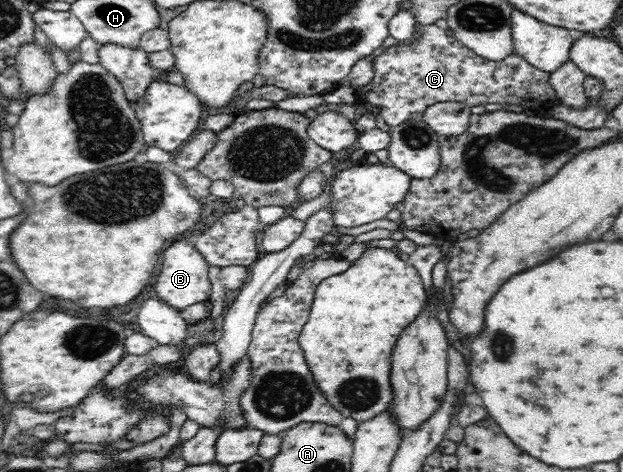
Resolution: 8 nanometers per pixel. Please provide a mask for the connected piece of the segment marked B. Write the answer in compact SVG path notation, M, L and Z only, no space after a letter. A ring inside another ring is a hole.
M173 241L170 247L163 253L163 263L155 282L155 295L162 303L181 313L190 305L207 302L210 300L211 283L207 276L209 264L205 261L201 252L193 246L193 241Z

